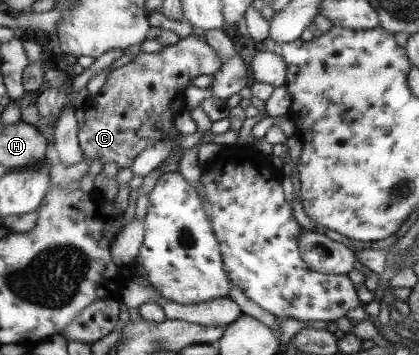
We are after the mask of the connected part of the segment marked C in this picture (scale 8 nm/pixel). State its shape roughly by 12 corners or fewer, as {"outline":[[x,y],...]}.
{"outline":[[190,34],[111,69],[82,104],[82,154],[129,167],[172,143],[190,80],[221,56]]}

